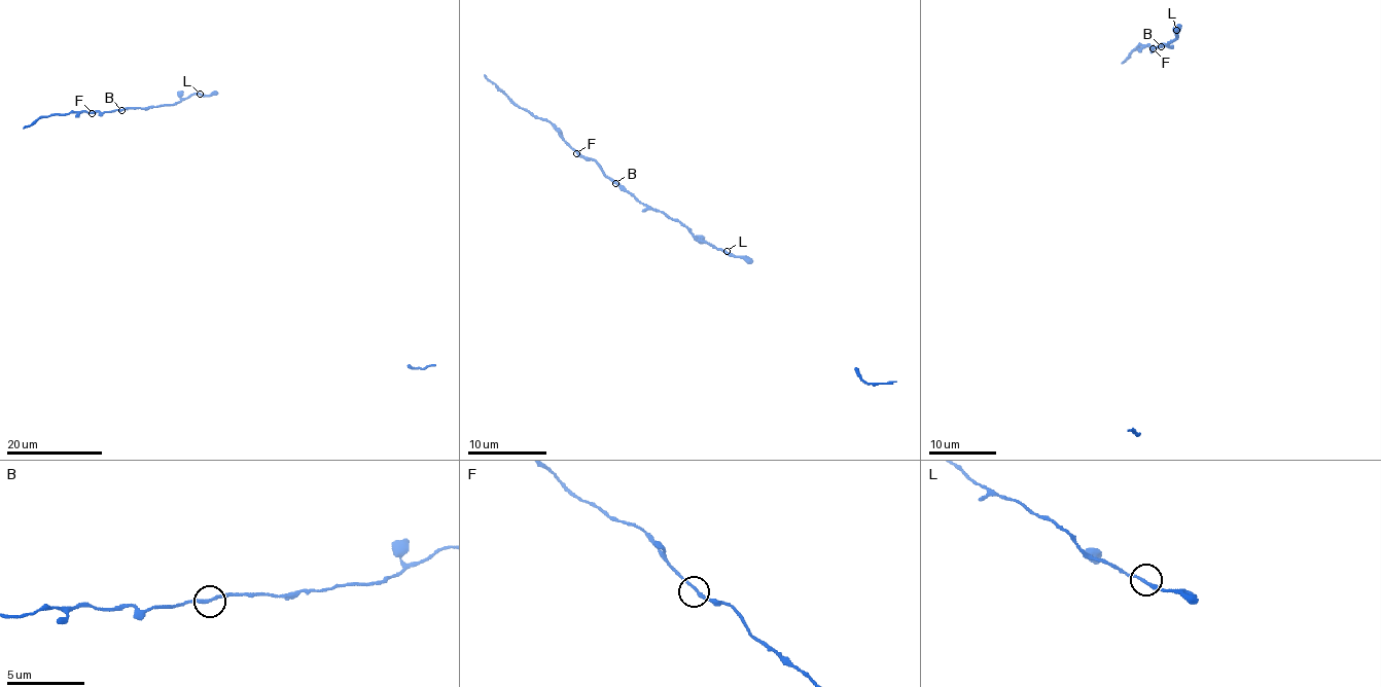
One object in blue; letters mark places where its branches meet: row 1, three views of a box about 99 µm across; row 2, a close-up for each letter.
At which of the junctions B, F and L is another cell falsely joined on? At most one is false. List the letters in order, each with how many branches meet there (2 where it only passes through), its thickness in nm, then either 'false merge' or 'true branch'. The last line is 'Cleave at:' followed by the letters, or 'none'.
B: 2 | 200 nm | true branch
F: 2 | 190 nm | true branch
L: 2 | 200 nm | true branch
Cleave at: none

